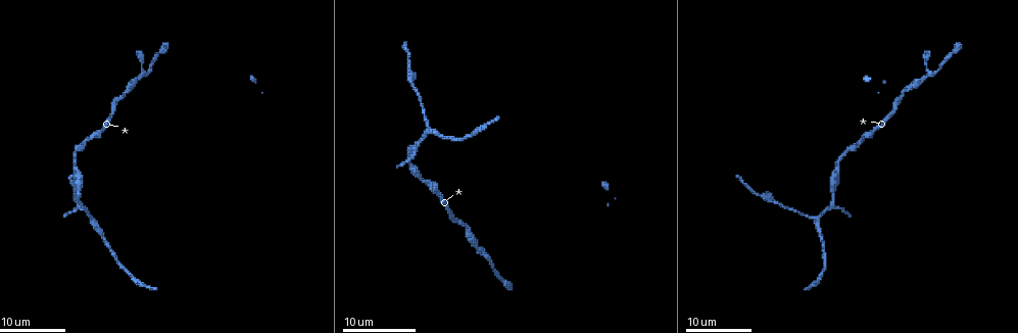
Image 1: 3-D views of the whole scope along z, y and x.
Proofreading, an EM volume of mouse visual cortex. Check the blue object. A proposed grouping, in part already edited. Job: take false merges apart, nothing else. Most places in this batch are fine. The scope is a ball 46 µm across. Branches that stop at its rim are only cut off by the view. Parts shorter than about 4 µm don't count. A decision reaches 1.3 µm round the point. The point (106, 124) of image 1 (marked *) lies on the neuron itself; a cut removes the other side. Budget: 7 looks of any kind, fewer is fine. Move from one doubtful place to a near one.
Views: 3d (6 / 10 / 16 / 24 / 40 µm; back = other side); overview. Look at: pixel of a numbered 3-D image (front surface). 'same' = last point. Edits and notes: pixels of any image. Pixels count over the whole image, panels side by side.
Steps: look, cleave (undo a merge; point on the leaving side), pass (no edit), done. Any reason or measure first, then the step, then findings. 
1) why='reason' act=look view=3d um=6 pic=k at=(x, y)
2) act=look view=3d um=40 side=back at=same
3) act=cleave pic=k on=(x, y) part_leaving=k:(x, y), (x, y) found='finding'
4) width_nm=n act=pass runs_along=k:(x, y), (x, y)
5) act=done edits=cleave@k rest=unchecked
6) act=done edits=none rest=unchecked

why='thick turns thin' act=look view=3d um=16 pic=1 at=(74, 167)

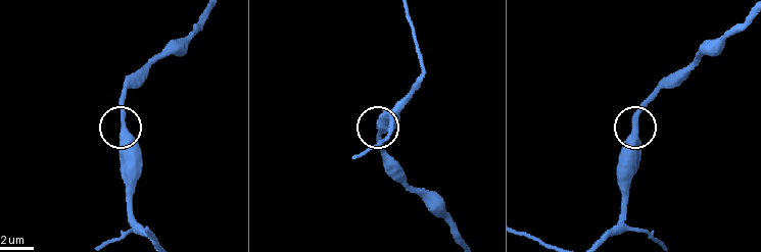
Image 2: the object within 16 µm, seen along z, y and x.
act=look view=3d um=10 pic=2 at=(635, 128)

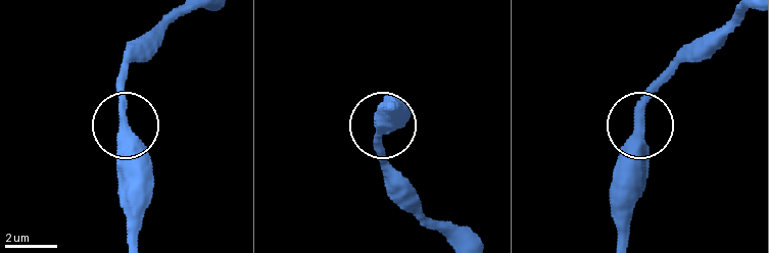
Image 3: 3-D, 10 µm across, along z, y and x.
width_nm=400 act=pass runs_along=3:(737, 13), (650, 99), (639, 132), (639, 189) found='continuous, no second neuron'

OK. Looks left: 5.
why='three-way junction' act=look view=3d um=24 pic=1 at=(814, 218)

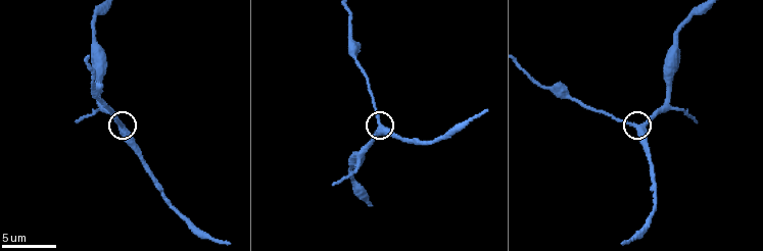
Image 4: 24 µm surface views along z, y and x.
act=look view=3d um=6 pic=4 at=(125, 129)

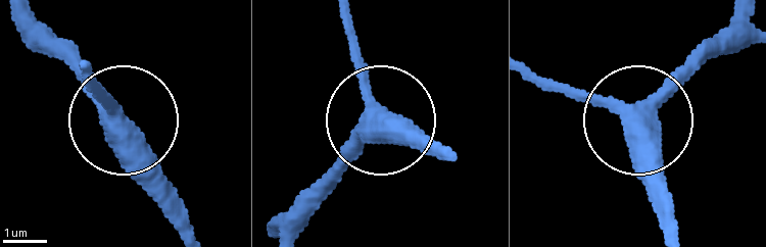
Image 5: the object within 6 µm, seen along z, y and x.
width_nm=400 act=pass runs_along=5:(745, 10), (635, 116), (551, 80) found='continuous, no second neuron'

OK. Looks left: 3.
why='thick turns thin' act=look view=3d um=6 pic=4 at=(354, 58)

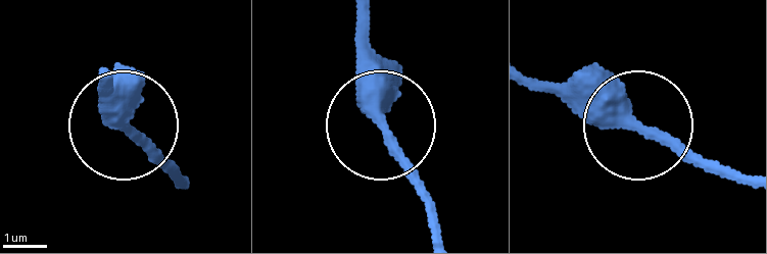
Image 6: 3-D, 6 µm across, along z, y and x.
act=pass runs_along=6:(179, 186), (125, 131), (113, 75) found='continuous, no second neuron'

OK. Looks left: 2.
why='thick turns thin' act=look view=3d um=24 pic=1 at=(110, 112)

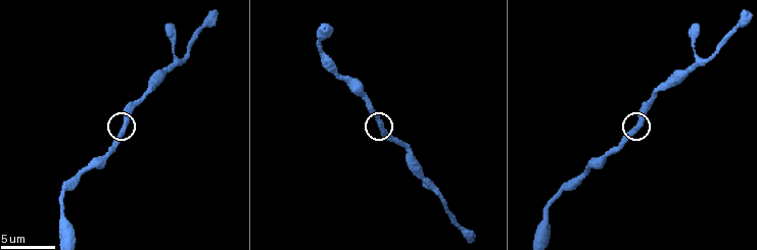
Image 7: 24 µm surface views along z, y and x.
why='zoom in' act=look view=3d um=10 pic=7 at=(382, 123)

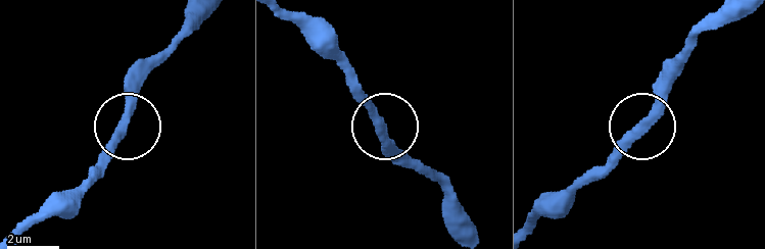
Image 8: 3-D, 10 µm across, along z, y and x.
act=pass runs_along=8:(104, 160), (124, 116), (131, 65) found='one neuron here'

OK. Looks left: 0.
act=done edits=none rest=unchecked

